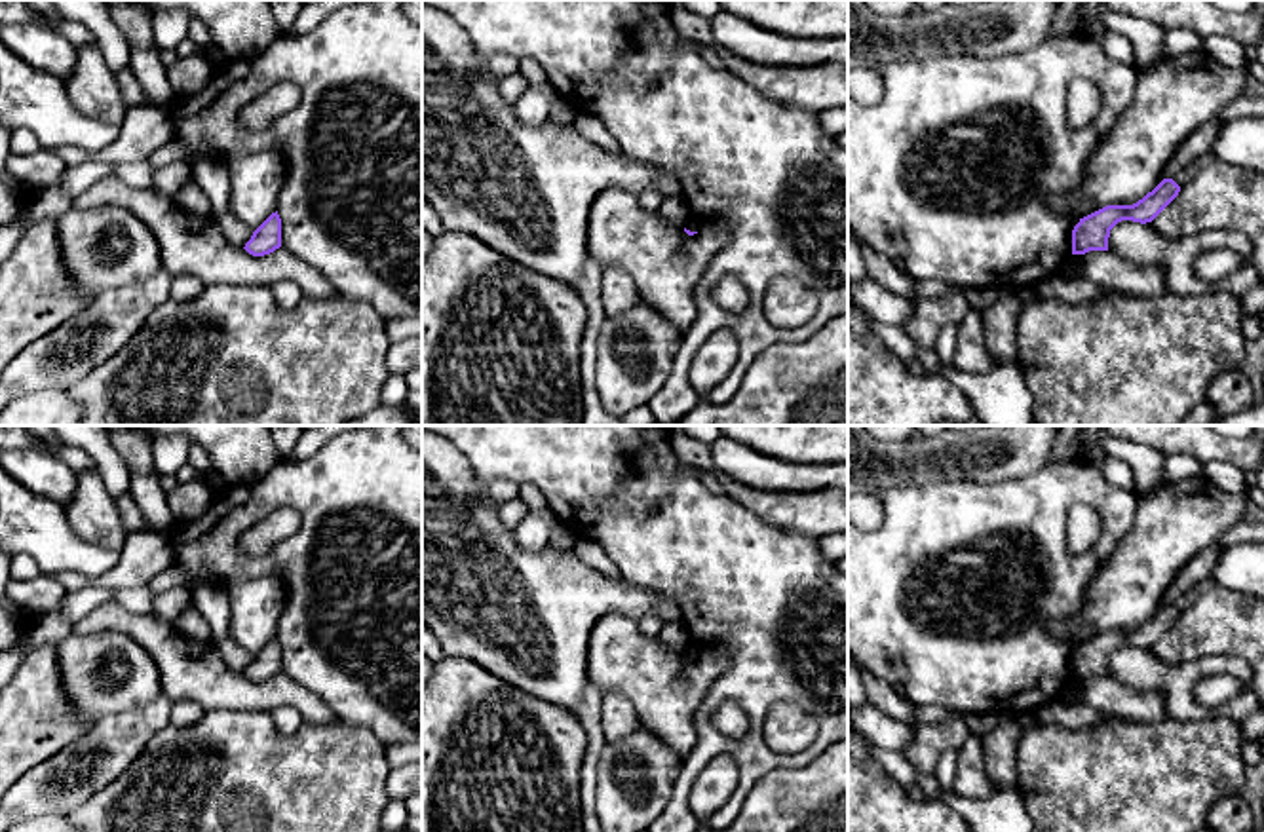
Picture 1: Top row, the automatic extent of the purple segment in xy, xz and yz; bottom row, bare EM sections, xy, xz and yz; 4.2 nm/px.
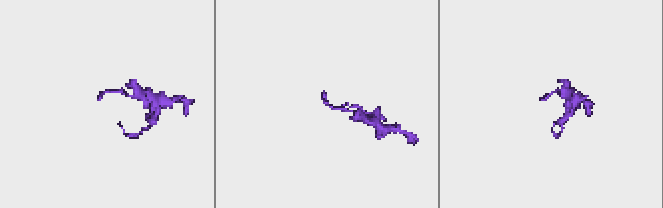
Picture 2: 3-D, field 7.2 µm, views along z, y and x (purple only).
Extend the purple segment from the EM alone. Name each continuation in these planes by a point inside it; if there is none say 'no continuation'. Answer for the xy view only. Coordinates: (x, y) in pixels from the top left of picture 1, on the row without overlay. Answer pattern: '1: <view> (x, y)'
no continuation

